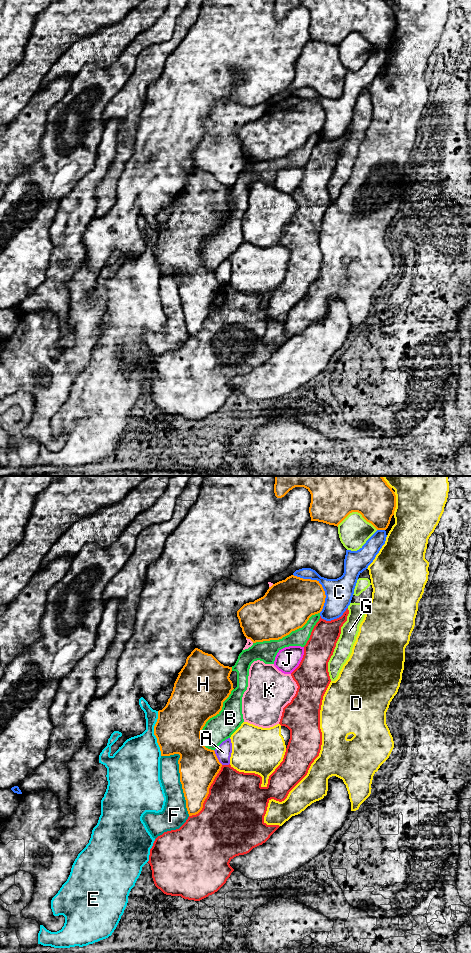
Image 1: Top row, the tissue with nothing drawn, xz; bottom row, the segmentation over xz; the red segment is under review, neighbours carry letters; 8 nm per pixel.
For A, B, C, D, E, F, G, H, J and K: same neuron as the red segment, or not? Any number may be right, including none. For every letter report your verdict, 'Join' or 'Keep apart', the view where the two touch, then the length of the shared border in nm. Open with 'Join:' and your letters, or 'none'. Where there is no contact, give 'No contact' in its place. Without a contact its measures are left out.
Join: A
A: Join. Touches red in xz. Shared border 70 nm
B: Keep apart. Touches red in xz. Shared border 280 nm
C: Keep apart. Touches red in xz. Shared border 240 nm
D: Keep apart. Touches red in xz. Shared border 1250 nm
E: Keep apart. Touches red in xz. Shared border 200 nm
F: Keep apart. Touches red in xz. Shared border 340 nm
G: Keep apart. Touches red in xz. Shared border 600 nm
H: Keep apart. Touches red in xz. Shared border 500 nm
J: Keep apart. Touches red in xz. Shared border 240 nm
K: Keep apart. Touches red in xz. Shared border 420 nm

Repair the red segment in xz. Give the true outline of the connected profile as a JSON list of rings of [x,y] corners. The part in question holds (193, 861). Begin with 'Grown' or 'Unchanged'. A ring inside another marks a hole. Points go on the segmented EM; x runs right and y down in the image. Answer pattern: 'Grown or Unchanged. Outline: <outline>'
Grown. Outline: [[[347,608],[341,617],[331,621],[320,616],[304,646],[304,655],[299,666],[291,673],[298,688],[291,702],[283,708],[279,722],[290,730],[290,739],[283,761],[269,776],[267,786],[261,786],[260,775],[239,772],[230,765],[232,743],[228,738],[214,750],[222,767],[209,788],[202,810],[189,816],[179,829],[164,832],[155,839],[148,863],[155,886],[164,894],[194,901],[214,894],[234,871],[230,861],[265,843],[280,827],[264,822],[268,803],[271,799],[284,801],[289,792],[307,775],[311,764],[319,756],[322,745],[320,710],[323,696],[331,682],[328,662],[348,614]]]

